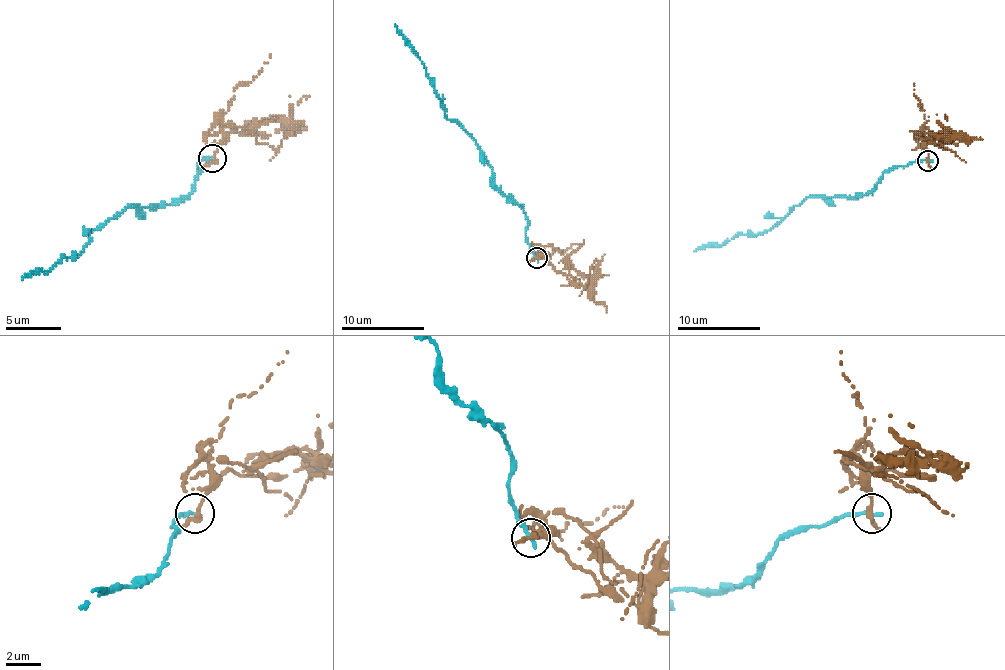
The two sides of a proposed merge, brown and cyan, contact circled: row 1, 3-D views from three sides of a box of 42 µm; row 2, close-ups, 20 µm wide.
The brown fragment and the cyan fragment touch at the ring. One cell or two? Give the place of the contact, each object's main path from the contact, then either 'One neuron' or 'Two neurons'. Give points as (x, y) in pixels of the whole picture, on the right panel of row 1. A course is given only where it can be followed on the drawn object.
Place: (928, 160). Course of brown: (928, 162), (924, 137), (920, 133), (916, 135), (926, 139), (947, 133), (982, 139). Course of cyan: (928, 160), (889, 168), (866, 195), (806, 197), (769, 230), (738, 234), (721, 245), (702, 245), (694, 251). Two neurons

